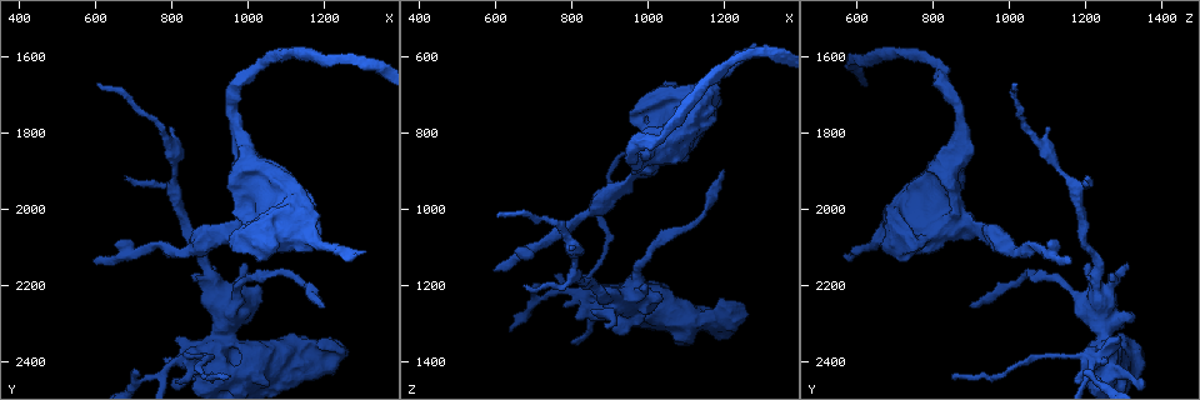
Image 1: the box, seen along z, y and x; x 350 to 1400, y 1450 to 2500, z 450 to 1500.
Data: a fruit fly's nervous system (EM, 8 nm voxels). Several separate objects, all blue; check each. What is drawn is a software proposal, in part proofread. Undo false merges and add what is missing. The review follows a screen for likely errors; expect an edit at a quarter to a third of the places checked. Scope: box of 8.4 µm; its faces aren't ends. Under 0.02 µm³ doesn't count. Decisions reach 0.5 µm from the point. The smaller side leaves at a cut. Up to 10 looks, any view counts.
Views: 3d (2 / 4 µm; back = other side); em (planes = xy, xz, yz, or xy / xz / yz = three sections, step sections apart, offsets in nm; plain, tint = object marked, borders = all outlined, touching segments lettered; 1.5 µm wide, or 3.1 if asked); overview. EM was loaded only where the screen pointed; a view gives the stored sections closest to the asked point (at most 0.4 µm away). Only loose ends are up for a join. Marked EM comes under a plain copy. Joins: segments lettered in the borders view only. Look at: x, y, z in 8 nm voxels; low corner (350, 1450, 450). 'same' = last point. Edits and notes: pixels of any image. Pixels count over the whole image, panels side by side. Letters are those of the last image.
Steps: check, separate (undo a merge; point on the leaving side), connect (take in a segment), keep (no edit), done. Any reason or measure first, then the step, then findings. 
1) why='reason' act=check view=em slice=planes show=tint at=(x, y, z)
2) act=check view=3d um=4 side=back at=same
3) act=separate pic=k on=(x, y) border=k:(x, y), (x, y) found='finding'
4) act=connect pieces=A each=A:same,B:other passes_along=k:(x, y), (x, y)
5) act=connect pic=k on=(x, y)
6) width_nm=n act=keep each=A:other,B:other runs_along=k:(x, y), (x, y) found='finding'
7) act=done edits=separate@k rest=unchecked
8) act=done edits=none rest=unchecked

why='an open end' act=check view=3d um=4 at=(890, 2150, 1310)

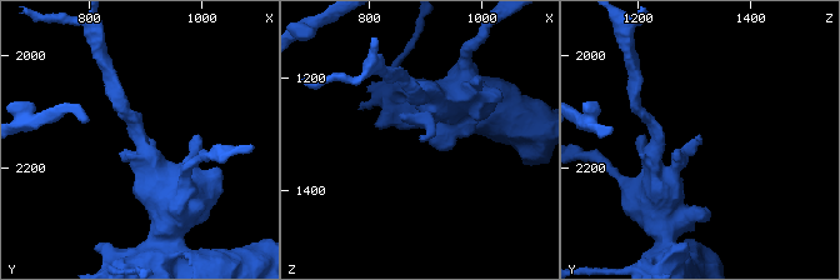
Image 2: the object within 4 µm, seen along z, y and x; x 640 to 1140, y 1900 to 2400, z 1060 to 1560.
why='shape alone is not enough' act=check view=em slice=planes show=borders at=(890, 2145, 1310)

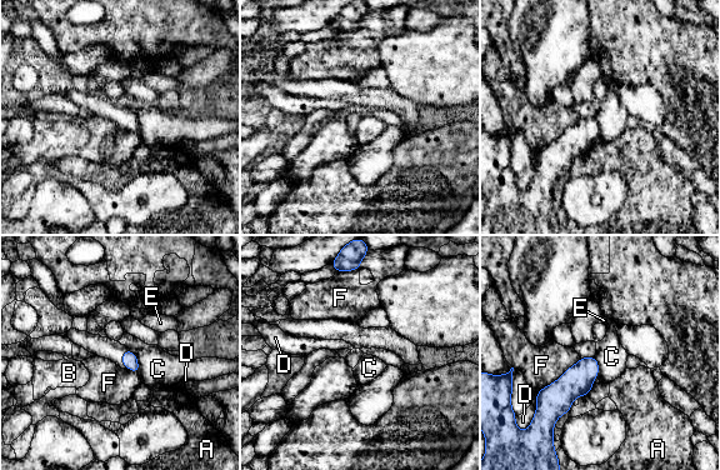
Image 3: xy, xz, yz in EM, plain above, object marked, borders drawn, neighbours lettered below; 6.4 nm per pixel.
act=keep each=A:other,B:other,C:other,D:other,E:other,F:other border=3:(126, 348), (135, 355), (139, 373) found='none of them fits'

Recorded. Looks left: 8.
act=check view=em slice=planes show=borders at=(605, 2150, 1155)

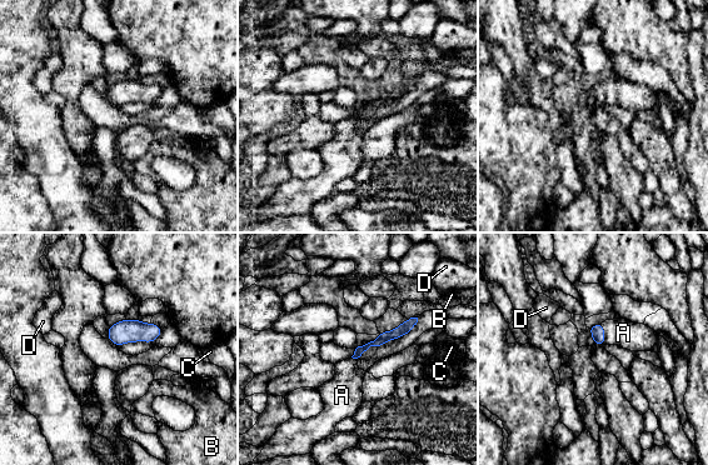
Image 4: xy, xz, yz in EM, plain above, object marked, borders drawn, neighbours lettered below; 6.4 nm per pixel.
longest_contact=A:140nm act=connect pieces=A each=A:same,B:other,C:other,D:other passes_along=4:(597, 331), (604, 334), (623, 333) found='it goes on there'

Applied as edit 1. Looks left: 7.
why='free end' act=check view=3d um=4 at=(950, 2430, 855)

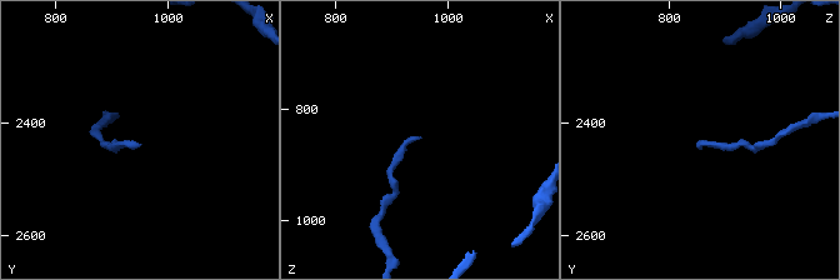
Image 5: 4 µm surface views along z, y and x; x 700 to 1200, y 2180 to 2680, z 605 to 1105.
act=check view=em slice=xz step=4 show=tint at=(950, 2435, 850)

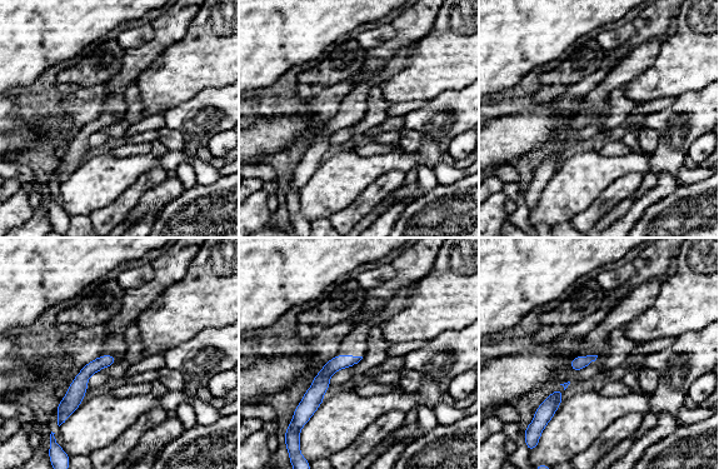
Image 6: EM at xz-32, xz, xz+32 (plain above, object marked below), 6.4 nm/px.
why='see the neighbours' act=check view=em slice=xz step=4 show=borders at=same

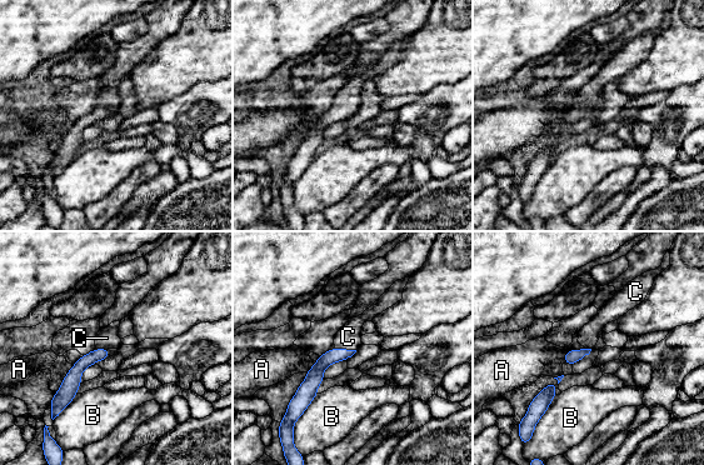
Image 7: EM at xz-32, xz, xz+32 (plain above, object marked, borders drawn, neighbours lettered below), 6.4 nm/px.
act=connect pieces=C each=A:other,B:other,C:same passes_along=7:(315, 374), (345, 349), (348, 336) found='the neuron continues'

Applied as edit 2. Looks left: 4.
why='redraw' act=check view=overview

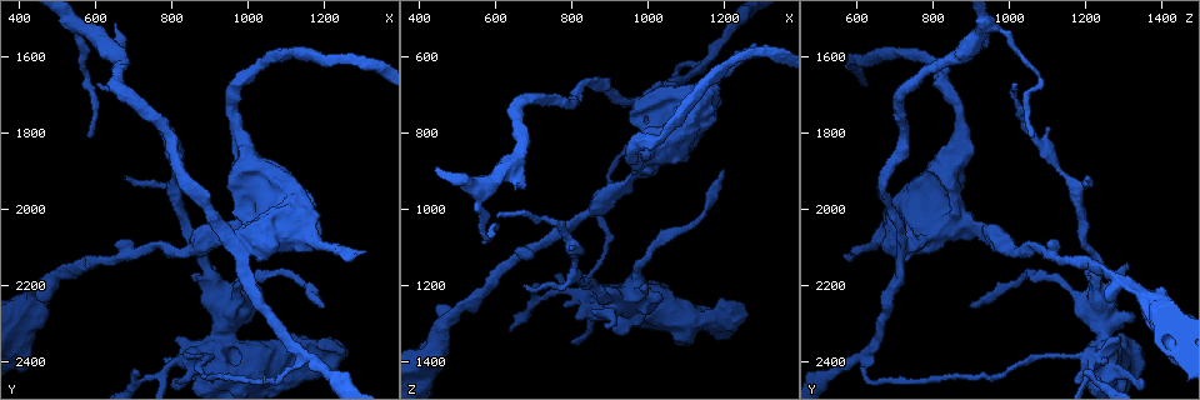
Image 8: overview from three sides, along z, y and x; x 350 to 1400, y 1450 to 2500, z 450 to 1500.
why='calibre changes' act=check view=3d um=4 at=(1125, 1950, 745)

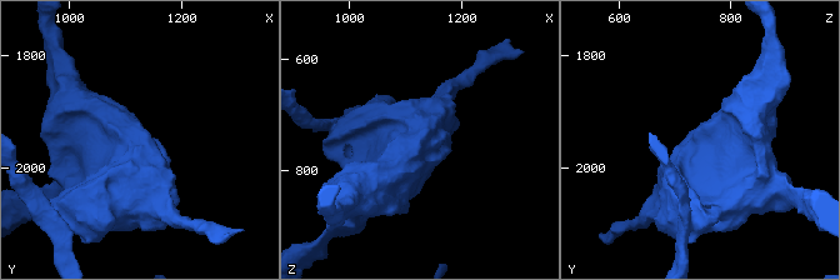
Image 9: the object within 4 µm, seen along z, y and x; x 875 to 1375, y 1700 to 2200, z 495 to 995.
act=check view=em slice=planes show=tint at=(1130, 1955, 745)

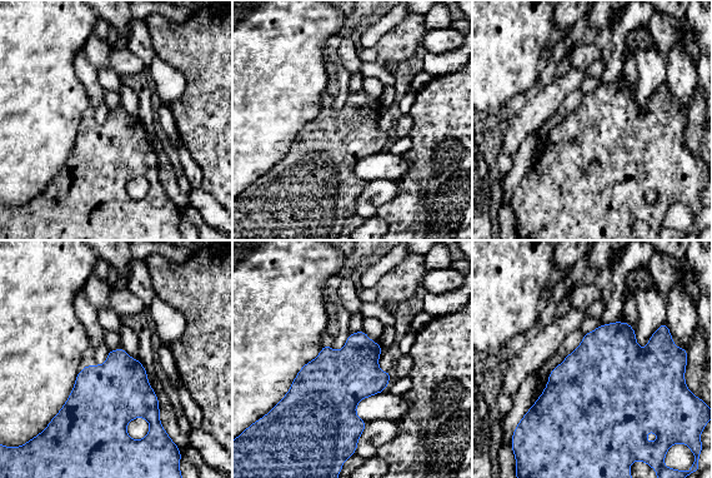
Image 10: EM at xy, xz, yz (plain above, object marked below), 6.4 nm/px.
why='see the neighbours' act=check view=em slice=planes show=borders at=same

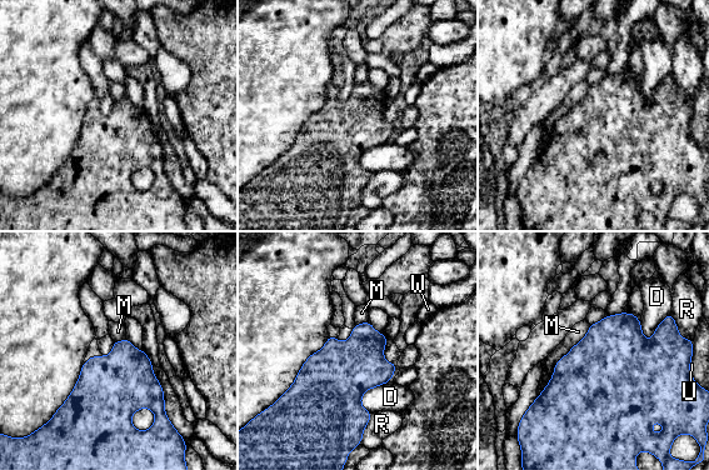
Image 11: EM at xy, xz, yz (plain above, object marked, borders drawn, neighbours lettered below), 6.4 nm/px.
longest_contact=M:500nm act=keep each=D:other,M:other,R:other,U:other,W:other border=11:(670, 311), (647, 340) found='continuous, no second neuron'

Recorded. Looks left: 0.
act=done edits=connect@4,connect@7 rest=unchecked

